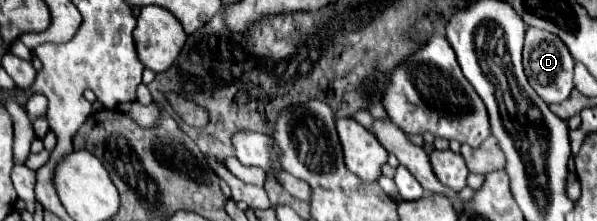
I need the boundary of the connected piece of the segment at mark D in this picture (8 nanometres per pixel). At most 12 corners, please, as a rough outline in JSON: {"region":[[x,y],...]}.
{"region":[[528,28],[524,72],[546,104],[574,90],[564,42]]}

